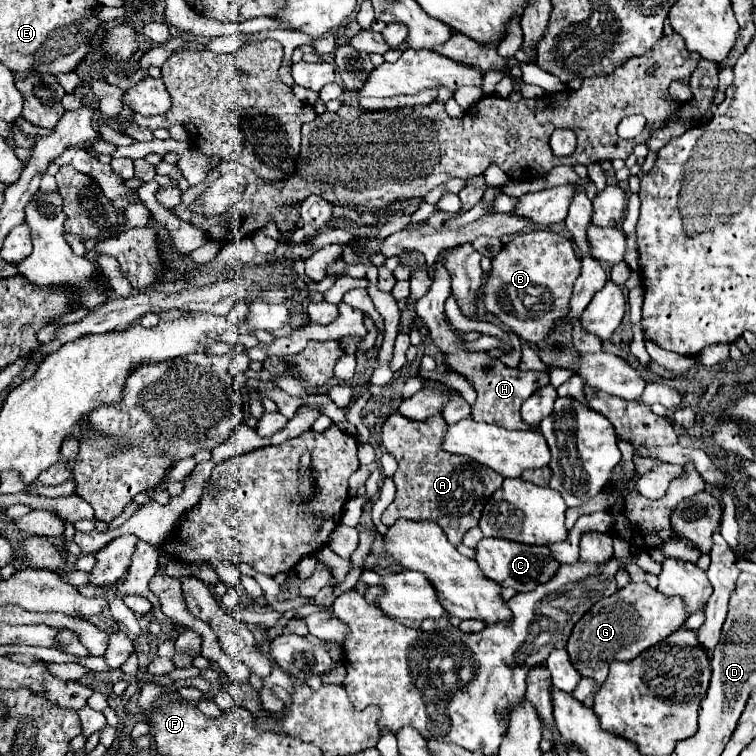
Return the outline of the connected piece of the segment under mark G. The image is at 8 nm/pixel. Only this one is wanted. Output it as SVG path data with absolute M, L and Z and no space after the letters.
M629 583L609 599L601 599L589 609L573 627L567 641L567 653L581 677L589 677L595 685L603 685L607 677L607 665L611 661L631 661L641 651L657 645L673 631L677 631L687 619L685 603L681 599L665 597L651 589L647 583Z

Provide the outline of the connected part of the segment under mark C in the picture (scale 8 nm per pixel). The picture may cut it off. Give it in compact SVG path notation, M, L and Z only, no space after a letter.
M483 537L475 545L475 561L487 579L499 583L501 587L513 587L515 591L531 591L539 583L549 581L559 569L559 563L551 559L547 545L545 547L523 545L523 543L515 543L507 539L493 539L493 537Z

